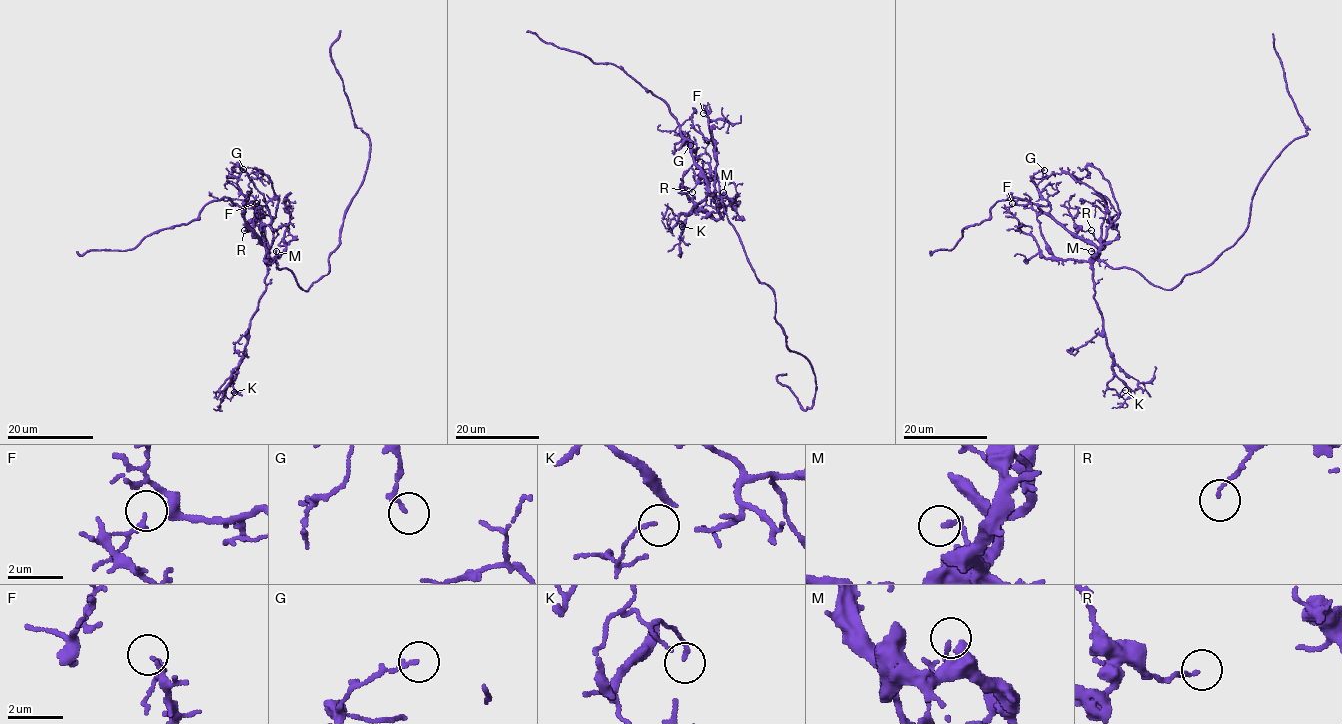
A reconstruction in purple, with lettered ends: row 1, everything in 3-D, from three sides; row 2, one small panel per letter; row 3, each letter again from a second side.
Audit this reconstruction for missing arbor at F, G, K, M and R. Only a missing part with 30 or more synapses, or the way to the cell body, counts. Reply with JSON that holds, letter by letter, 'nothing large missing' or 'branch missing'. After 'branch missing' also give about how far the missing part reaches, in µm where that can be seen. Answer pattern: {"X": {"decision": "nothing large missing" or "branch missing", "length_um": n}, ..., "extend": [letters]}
{"F": {"decision": "nothing large missing"}, "G": {"decision": "nothing large missing"}, "K": {"decision": "nothing large missing"}, "M": {"decision": "nothing large missing"}, "R": {"decision": "nothing large missing"}, "extend": []}

